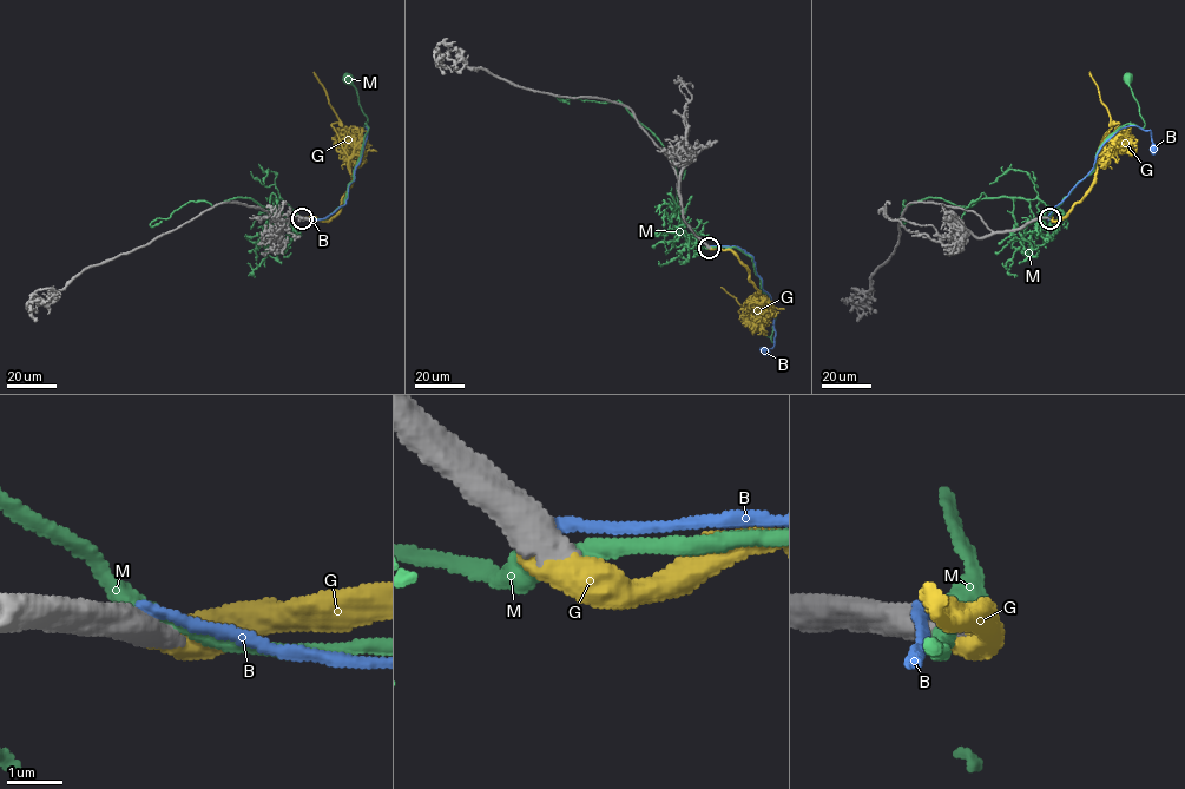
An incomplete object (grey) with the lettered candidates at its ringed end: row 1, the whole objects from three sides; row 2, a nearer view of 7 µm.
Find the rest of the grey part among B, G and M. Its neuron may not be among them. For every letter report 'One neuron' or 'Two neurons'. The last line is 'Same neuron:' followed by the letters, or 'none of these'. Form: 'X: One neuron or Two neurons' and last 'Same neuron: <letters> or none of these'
B: Two neurons
G: One neuron
M: Two neurons
Same neuron: G

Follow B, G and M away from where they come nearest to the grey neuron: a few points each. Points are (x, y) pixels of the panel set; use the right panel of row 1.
B: (1048, 217), (1092, 169), (1101, 145), (1121, 127), (1138, 126), (1151, 131), (1154, 148)
G: (1049, 218), (1059, 221), (1095, 178), (1095, 156), (1103, 137), (1118, 123), (1111, 120), (1090, 72)
M: (1049, 218), (1075, 185), (1093, 171), (1097, 151), (1111, 135), (1126, 124), (1144, 126), (1127, 80)

